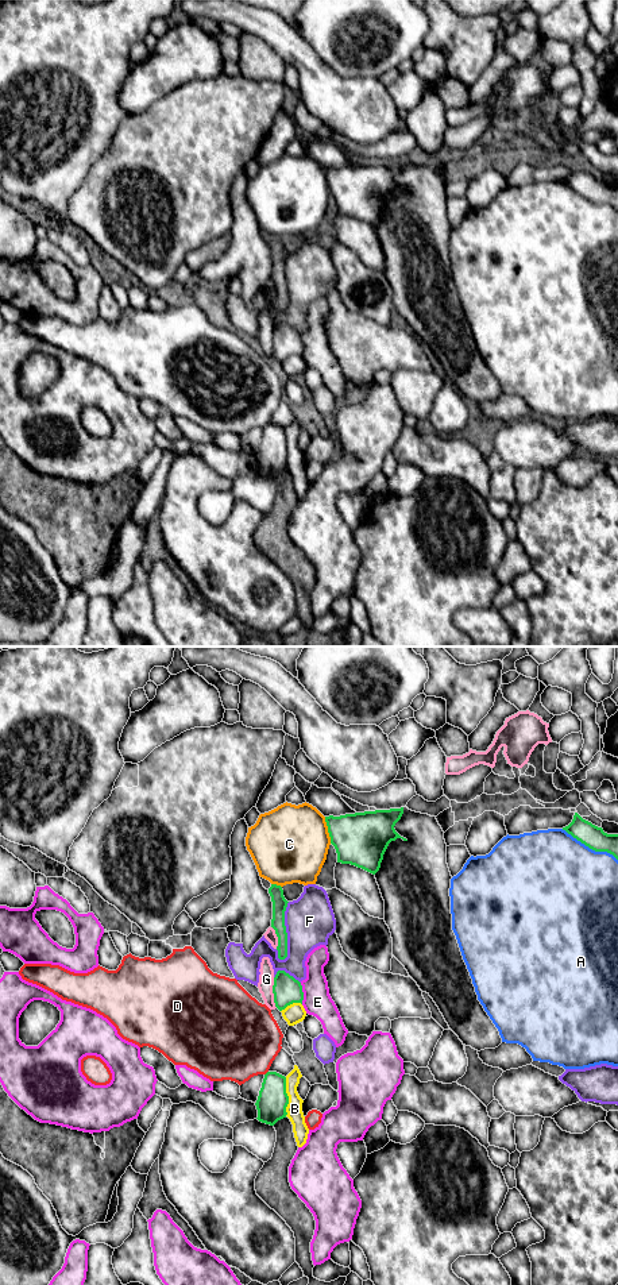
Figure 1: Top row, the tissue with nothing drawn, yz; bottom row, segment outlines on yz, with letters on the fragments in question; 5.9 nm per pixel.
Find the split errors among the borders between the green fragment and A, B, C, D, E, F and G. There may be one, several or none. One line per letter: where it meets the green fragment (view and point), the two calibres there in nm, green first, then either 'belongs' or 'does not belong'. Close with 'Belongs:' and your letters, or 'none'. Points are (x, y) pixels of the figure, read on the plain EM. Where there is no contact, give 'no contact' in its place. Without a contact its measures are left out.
A: meets green in yz at (590, 200); 140 nm thick on the green side, 500 nm on the other; does not belong
B: meets green in yz at (288, 448); 180 nm thick on the green side, 100 nm on the other; does not belong
C: meets green in yz at (328, 182); 320 nm thick on the green side, 460 nm on the other; does not belong
D: meets green in yz at (266, 425); 180 nm thick on the green side, 460 nm on the other; does not belong
E: meets green in yz at (302, 346); 170 nm thick on the green side, 170 nm on the other; does not belong
F: meets green in yz at (286, 285); 90 nm thick on the green side, 300 nm on the other; does not belong
G: meets green in yz at (273, 344); 170 nm thick on the green side, 100 nm on the other; does not belong
Belongs: none

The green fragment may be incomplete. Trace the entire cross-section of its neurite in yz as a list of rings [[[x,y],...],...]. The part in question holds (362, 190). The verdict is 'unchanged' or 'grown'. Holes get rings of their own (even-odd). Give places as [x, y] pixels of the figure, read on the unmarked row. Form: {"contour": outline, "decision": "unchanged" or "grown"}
{"contour": [[[403,159],[325,169],[337,215],[375,227],[389,196],[397,190],[408,193],[394,181],[402,166]]], "decision": "unchanged"}

